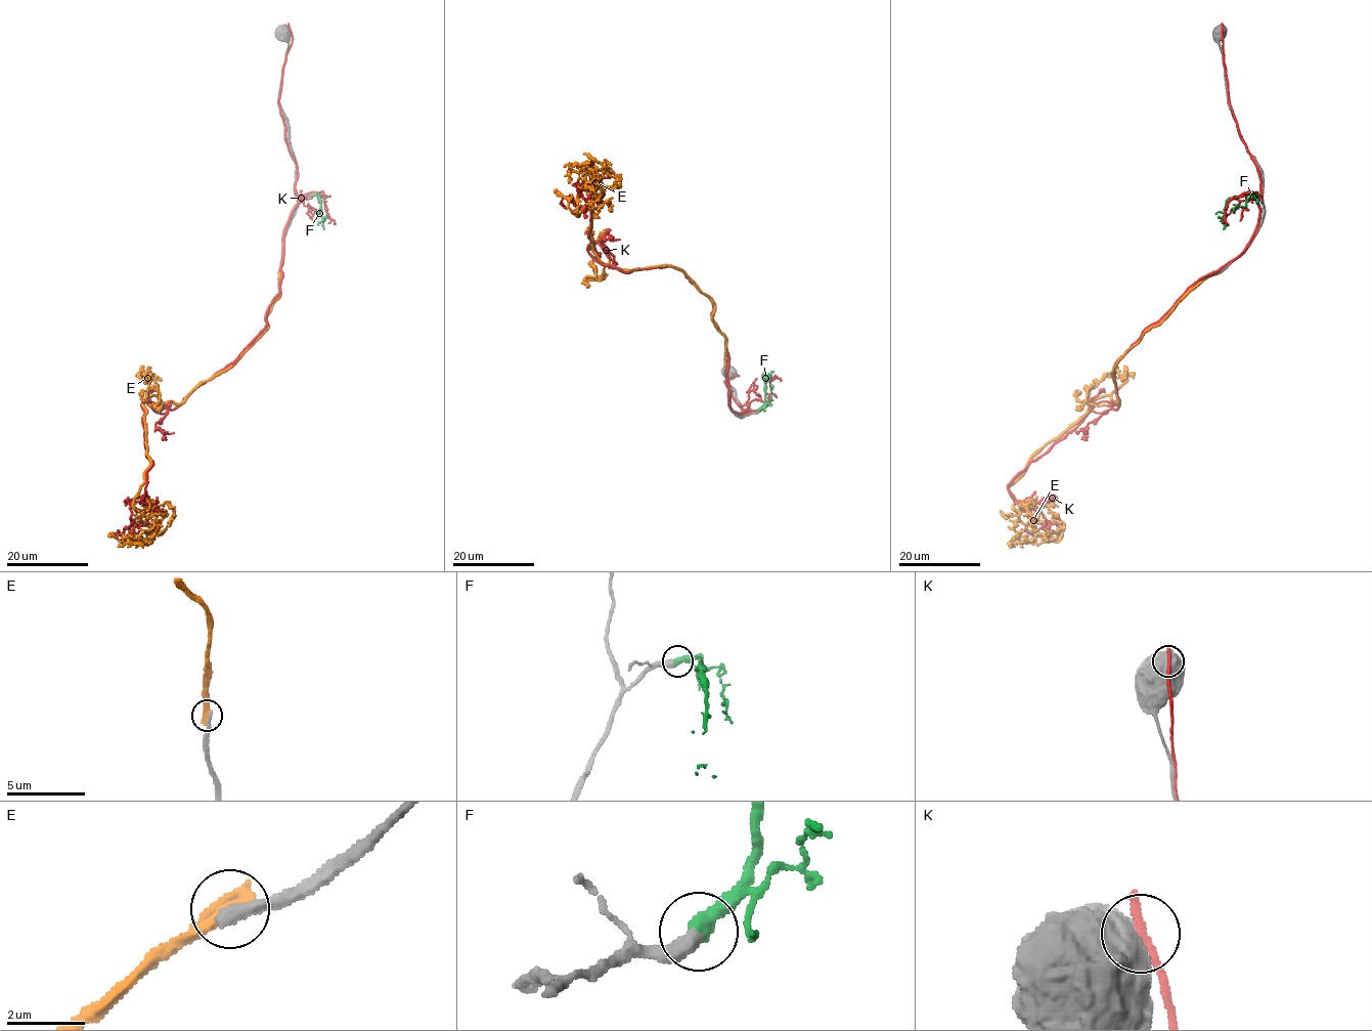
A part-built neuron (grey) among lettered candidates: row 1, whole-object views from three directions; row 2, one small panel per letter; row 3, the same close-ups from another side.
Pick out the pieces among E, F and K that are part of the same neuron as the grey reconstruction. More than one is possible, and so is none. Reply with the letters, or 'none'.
F

